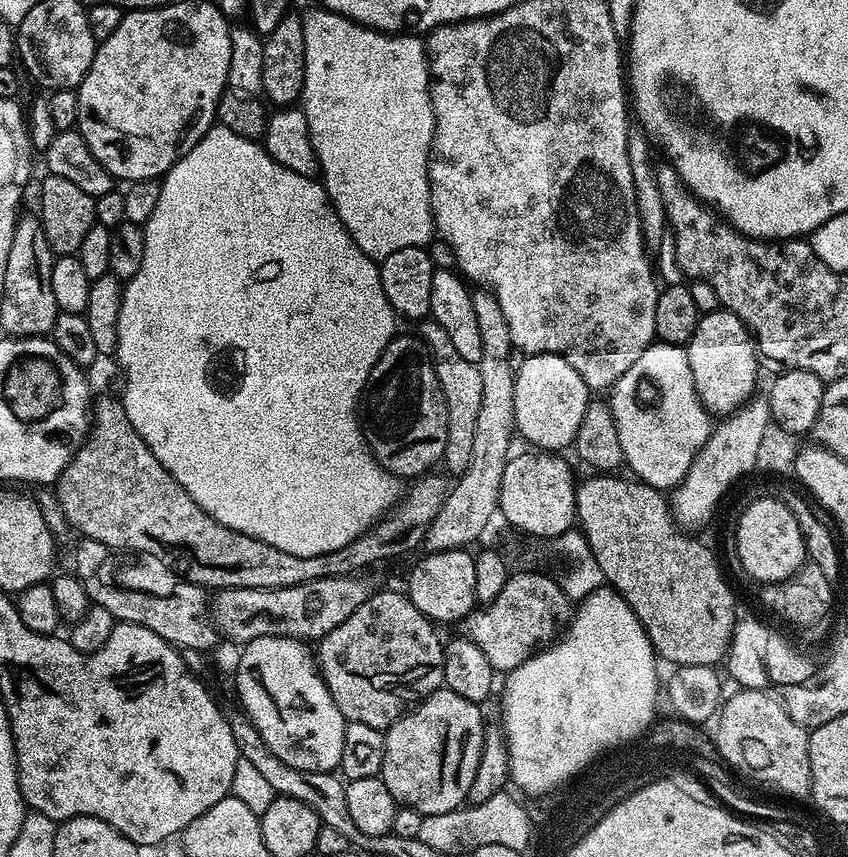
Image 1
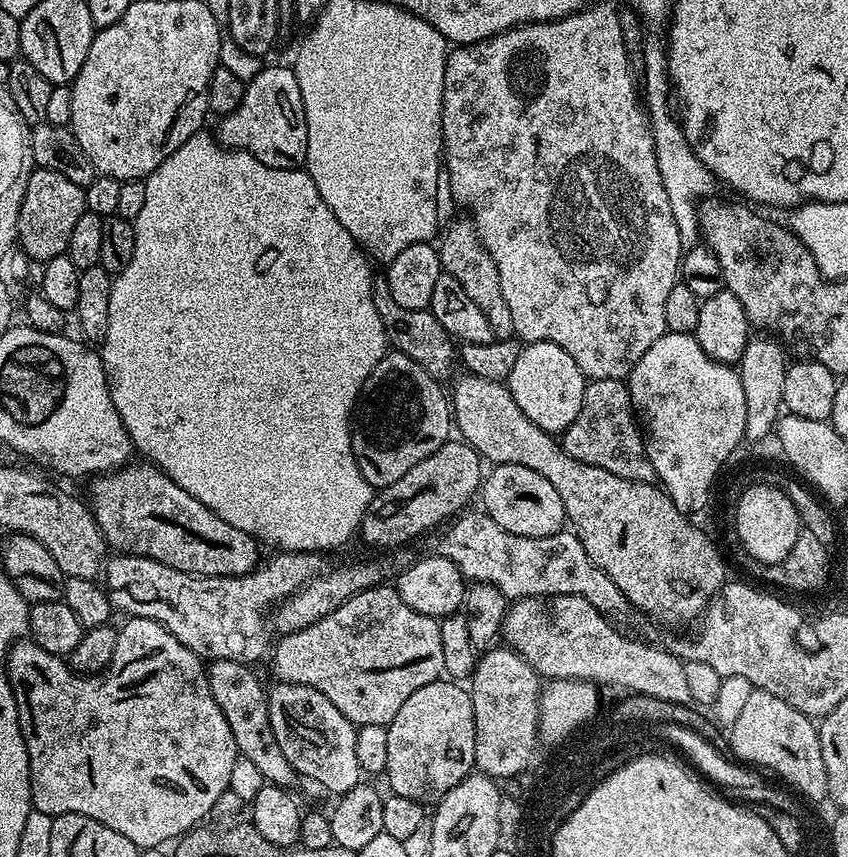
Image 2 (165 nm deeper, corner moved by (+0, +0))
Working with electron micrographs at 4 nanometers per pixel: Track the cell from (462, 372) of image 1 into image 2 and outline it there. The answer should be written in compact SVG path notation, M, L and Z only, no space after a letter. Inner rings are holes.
M380 278L372 285L374 306L378 306L378 318L382 318L382 326L388 335L388 343L393 349L418 362L432 376L445 378L458 364L458 344L449 336L447 330L434 318L430 310L406 310L406 306L398 306L388 289L387 279Z

